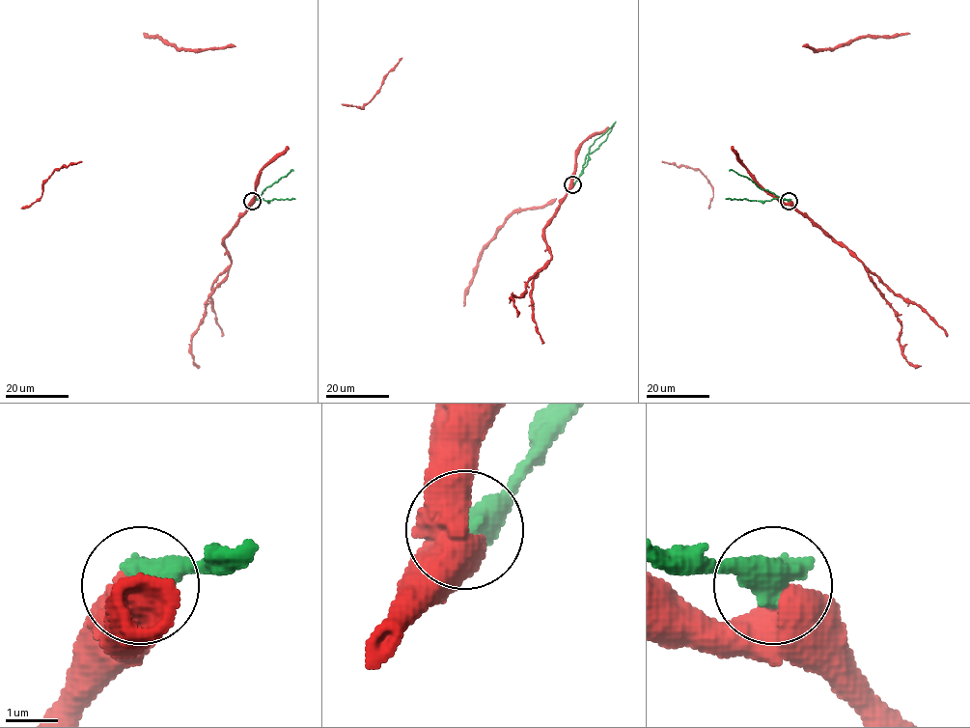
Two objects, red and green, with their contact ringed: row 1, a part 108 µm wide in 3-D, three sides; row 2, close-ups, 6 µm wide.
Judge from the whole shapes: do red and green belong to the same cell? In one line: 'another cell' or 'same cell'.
another cell

